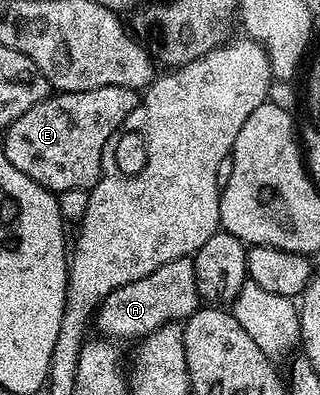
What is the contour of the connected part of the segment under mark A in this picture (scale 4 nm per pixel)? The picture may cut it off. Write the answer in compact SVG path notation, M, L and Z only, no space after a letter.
M182 257L173 259L173 263L165 263L165 267L157 267L157 271L145 275L145 279L137 279L133 283L125 283L125 287L117 287L117 291L113 291L99 304L93 317L93 325L94 328L96 325L103 332L100 334L107 339L142 339L163 325L186 322L200 305L195 262L191 257Z

